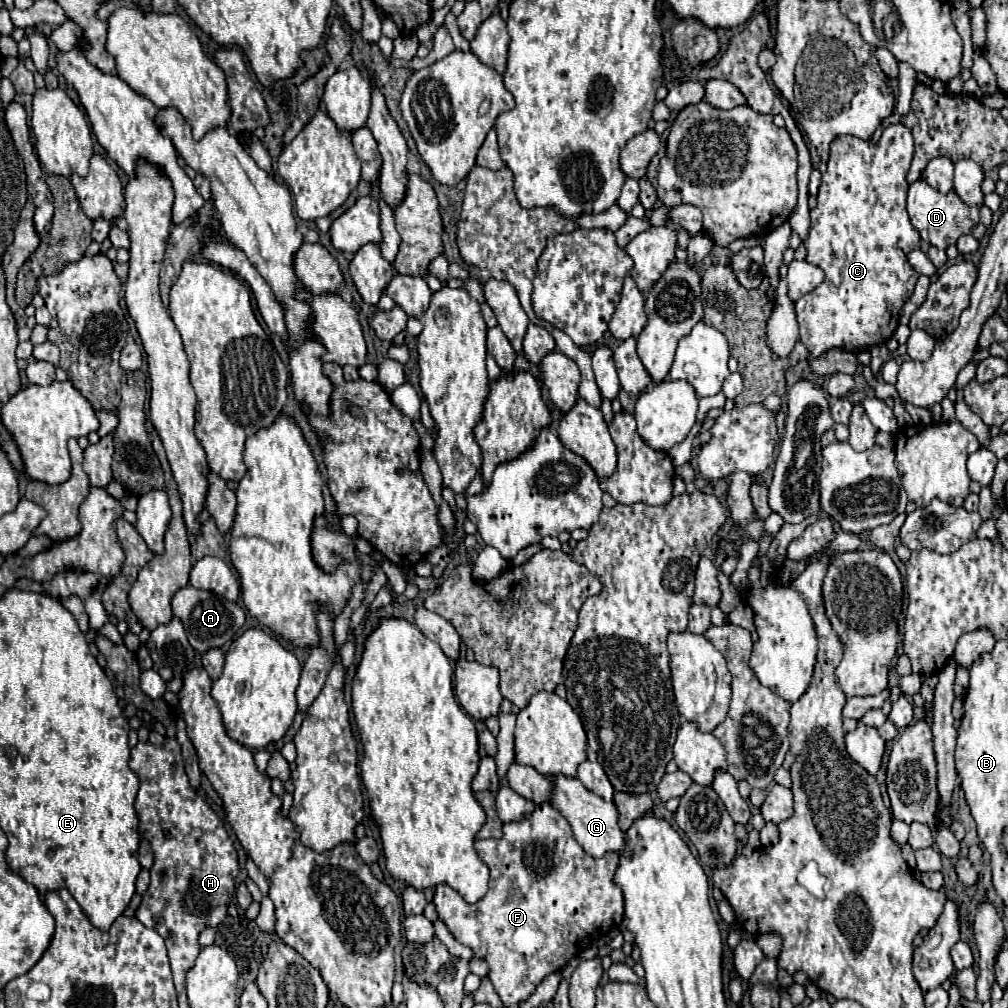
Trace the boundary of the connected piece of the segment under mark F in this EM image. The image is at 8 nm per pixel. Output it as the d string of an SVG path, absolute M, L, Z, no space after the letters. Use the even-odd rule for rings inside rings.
M550 804L536 806L534 814L522 822L504 826L500 840L476 840L476 852L490 868L490 890L476 902L466 904L458 892L450 886L436 886L434 906L438 918L446 924L452 936L464 946L474 950L476 958L482 958L490 966L490 982L494 984L504 1006L520 1004L536 990L536 986L552 972L562 970L572 958L580 956L586 946L620 926L624 918L622 888L614 884L614 872L618 868L618 856L606 854L608 858L592 858L574 840L568 820Z

